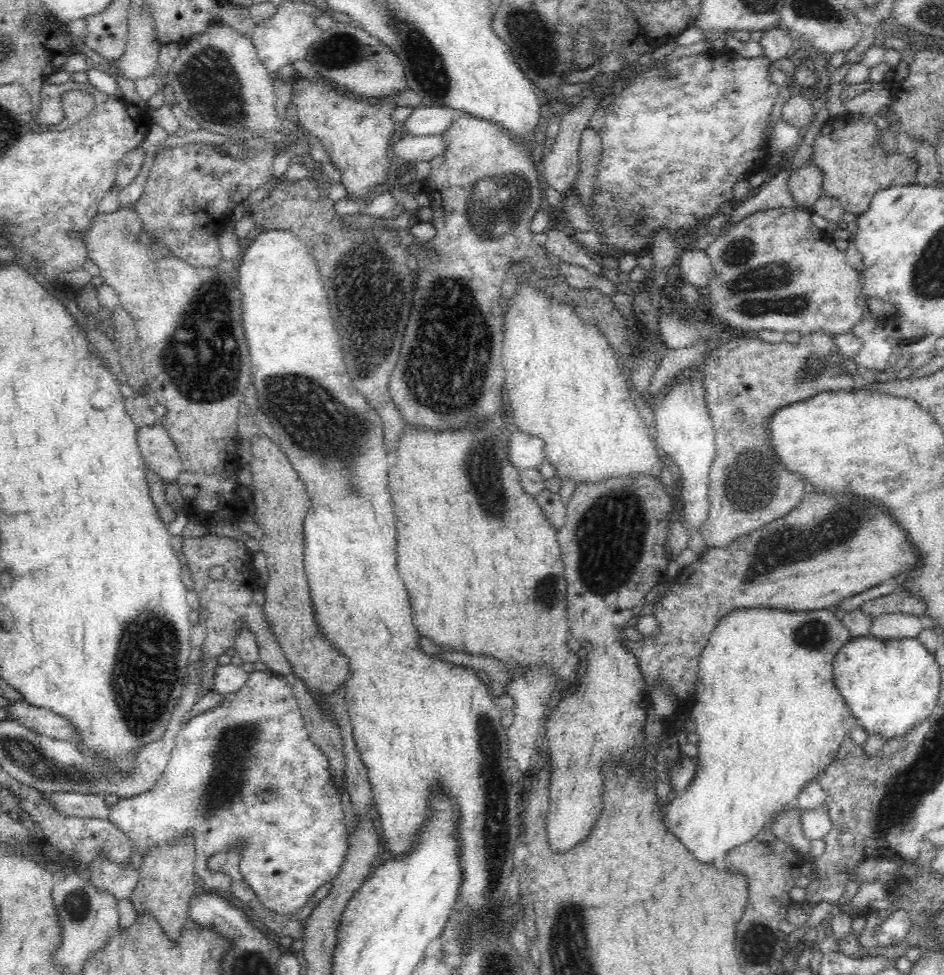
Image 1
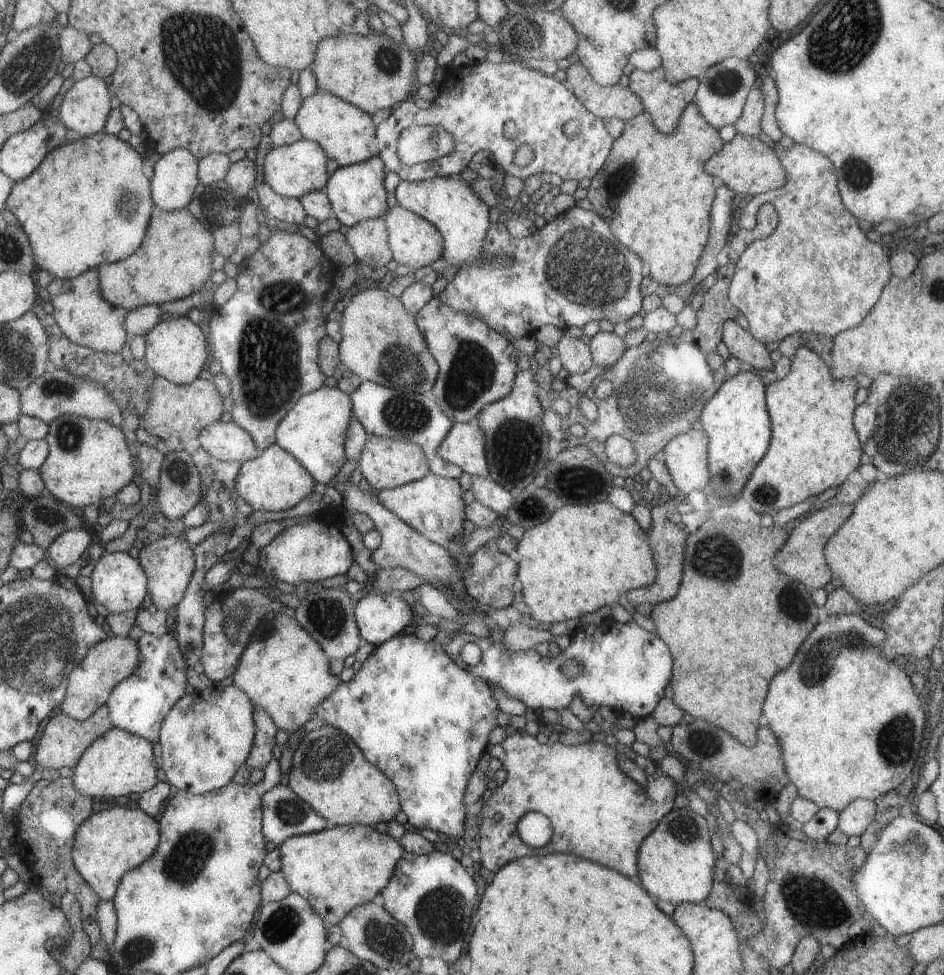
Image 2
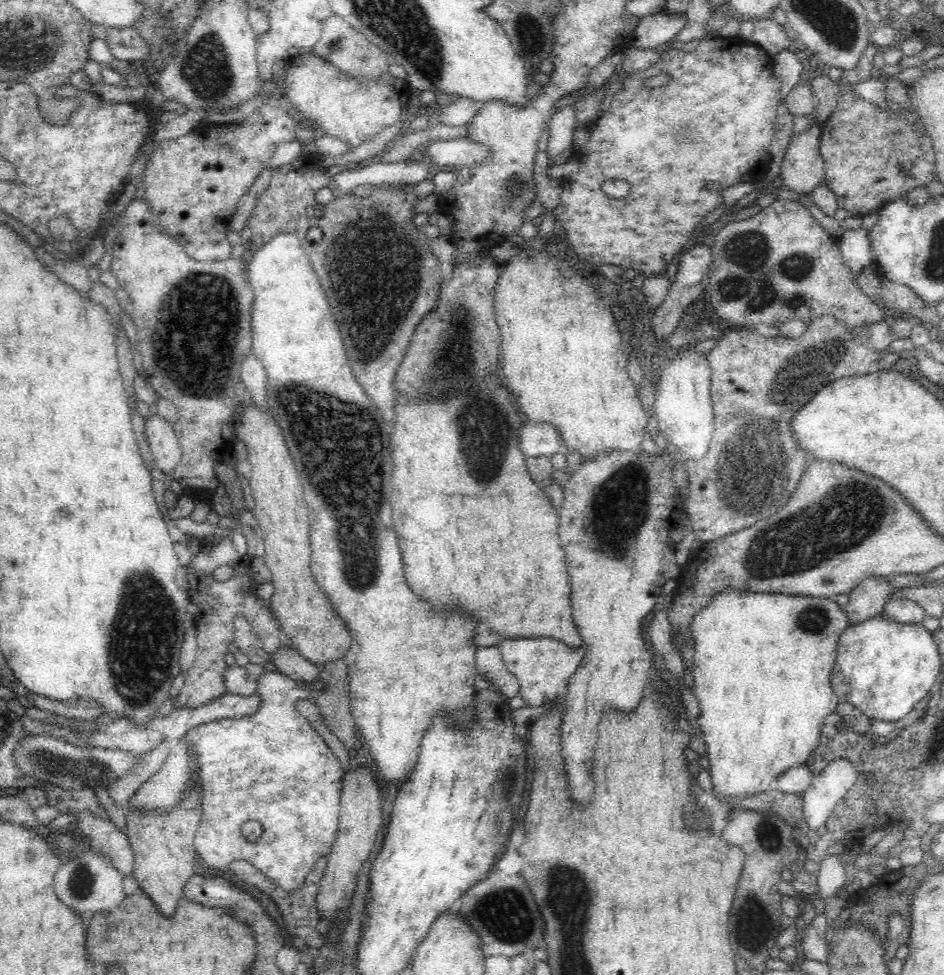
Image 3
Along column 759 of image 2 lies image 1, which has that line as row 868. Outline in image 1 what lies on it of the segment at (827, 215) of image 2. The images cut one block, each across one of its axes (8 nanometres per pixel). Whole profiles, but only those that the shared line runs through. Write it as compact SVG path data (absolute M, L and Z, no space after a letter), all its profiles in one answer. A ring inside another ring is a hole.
M252 671L248 673L246 682L236 691L226 696L215 707L209 708L196 716L193 716L188 722L182 725L180 732L177 734L174 749L170 756L170 760L166 766L166 770L162 778L154 784L154 788L150 788L148 792L142 792L138 796L119 797L116 805L109 811L104 805L103 795L95 794L80 794L80 793L45 793L43 798L47 800L47 804L51 806L56 812L64 816L80 816L86 818L96 818L100 820L109 820L117 828L131 840L133 852L140 854L140 858L148 856L152 850L156 848L164 848L170 844L176 844L182 836L193 838L195 846L195 876L202 880L202 884L208 886L211 892L224 896L229 894L226 898L233 899L231 890L232 881L230 877L221 875L220 873L212 873L206 869L206 860L210 856L214 856L219 852L226 852L226 850L237 849L237 854L240 857L239 868L242 875L242 880L248 885L248 888L258 897L261 905L267 908L270 912L281 914L282 916L294 916L296 912L300 912L306 902L314 896L321 886L326 882L333 884L334 880L340 874L340 868L344 864L347 850L347 840L345 837L346 830L344 828L344 815L342 813L342 804L340 803L341 793L335 789L331 783L329 772L327 768L327 760L323 752L310 741L303 718L301 716L301 709L295 696L293 694L293 682L290 677L277 676L271 671Z

